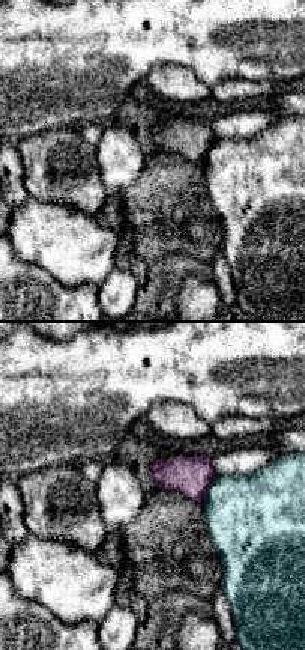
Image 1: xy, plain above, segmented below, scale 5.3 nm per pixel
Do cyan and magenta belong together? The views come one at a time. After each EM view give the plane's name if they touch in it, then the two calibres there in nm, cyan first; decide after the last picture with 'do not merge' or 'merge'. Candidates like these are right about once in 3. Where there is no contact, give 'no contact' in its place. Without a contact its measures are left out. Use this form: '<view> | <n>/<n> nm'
xy | 440/200 nm

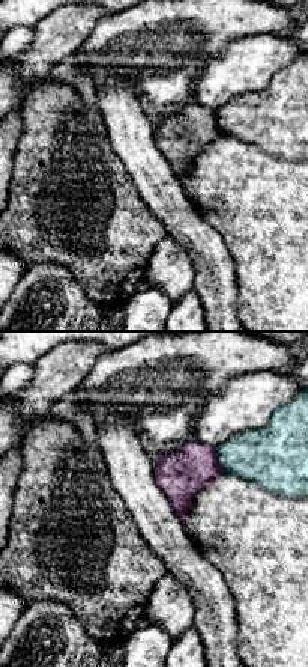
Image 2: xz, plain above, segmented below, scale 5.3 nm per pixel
xz | 280/260 nm

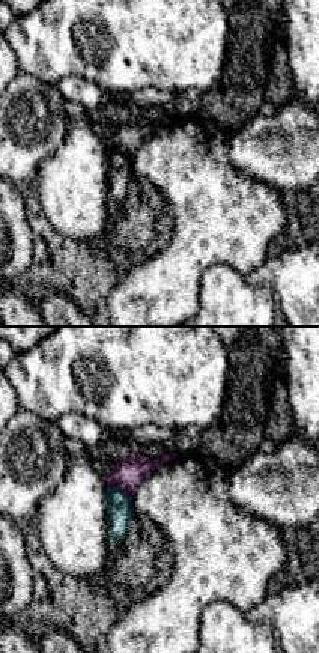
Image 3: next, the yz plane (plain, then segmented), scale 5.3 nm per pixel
yz | 140/160 nm

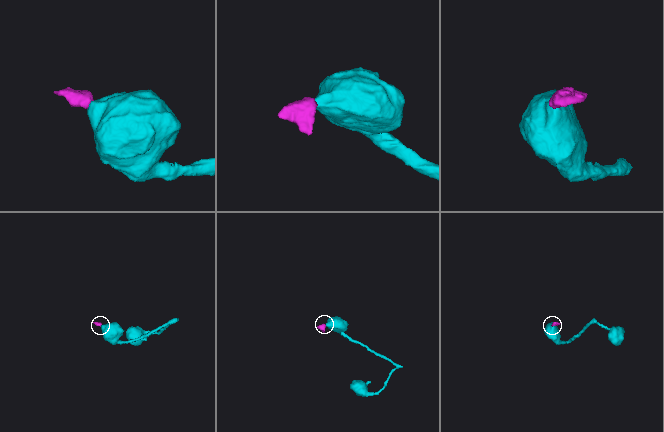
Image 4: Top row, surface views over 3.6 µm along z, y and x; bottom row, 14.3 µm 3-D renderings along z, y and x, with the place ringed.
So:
do not merge

